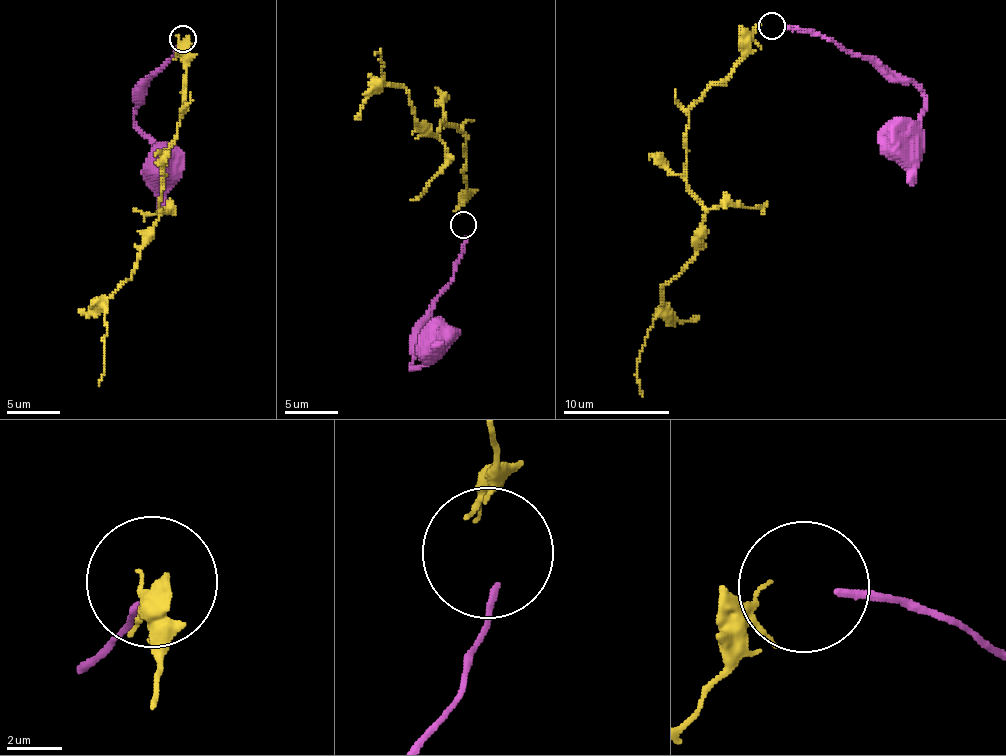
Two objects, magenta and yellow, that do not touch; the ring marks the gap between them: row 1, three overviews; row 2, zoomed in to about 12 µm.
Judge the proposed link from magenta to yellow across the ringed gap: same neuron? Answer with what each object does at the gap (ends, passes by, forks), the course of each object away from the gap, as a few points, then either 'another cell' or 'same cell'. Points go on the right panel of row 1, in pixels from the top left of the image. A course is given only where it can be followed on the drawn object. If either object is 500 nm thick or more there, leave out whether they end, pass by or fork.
magenta ends; yellow ends; course magenta (784, 26), (830, 38), (889, 76), (908, 79), (921, 93), (921, 120), (902, 125), (894, 140); course yellow (761, 24), (750, 53), (688, 111), (686, 188), (705, 212), (702, 237), (660, 290), (637, 364), (642, 396); another cell

